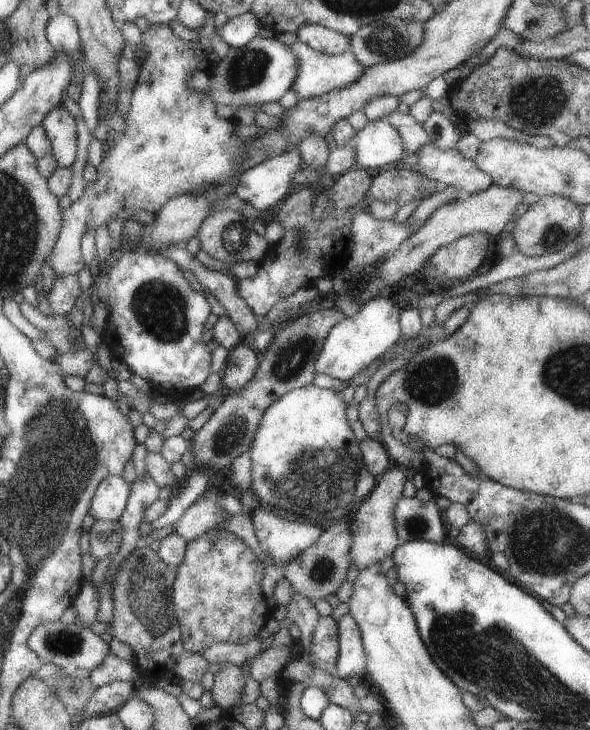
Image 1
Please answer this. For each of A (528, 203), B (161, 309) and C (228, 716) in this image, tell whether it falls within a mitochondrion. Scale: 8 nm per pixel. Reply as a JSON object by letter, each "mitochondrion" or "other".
{"A":"other","B":"mitochondrion","C":"other"}

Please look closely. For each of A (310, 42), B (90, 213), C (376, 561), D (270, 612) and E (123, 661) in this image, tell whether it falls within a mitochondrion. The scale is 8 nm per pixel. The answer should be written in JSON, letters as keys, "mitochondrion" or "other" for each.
{"A":"other","B":"other","C":"other","D":"other","E":"other"}

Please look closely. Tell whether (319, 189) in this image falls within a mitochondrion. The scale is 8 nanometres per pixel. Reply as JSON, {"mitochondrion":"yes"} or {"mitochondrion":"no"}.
{"mitochondrion":"no"}

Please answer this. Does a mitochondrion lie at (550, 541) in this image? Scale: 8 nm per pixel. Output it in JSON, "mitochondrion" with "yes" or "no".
{"mitochondrion":"yes"}

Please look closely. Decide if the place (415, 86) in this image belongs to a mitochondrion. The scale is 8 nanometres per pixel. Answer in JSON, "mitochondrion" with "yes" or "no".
{"mitochondrion":"no"}

